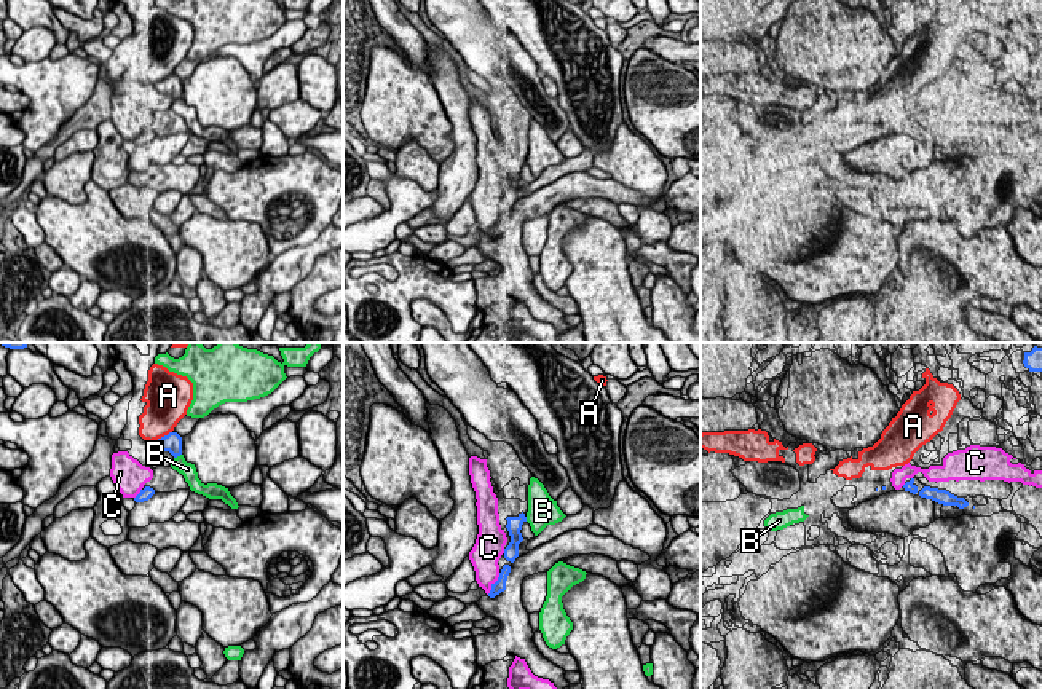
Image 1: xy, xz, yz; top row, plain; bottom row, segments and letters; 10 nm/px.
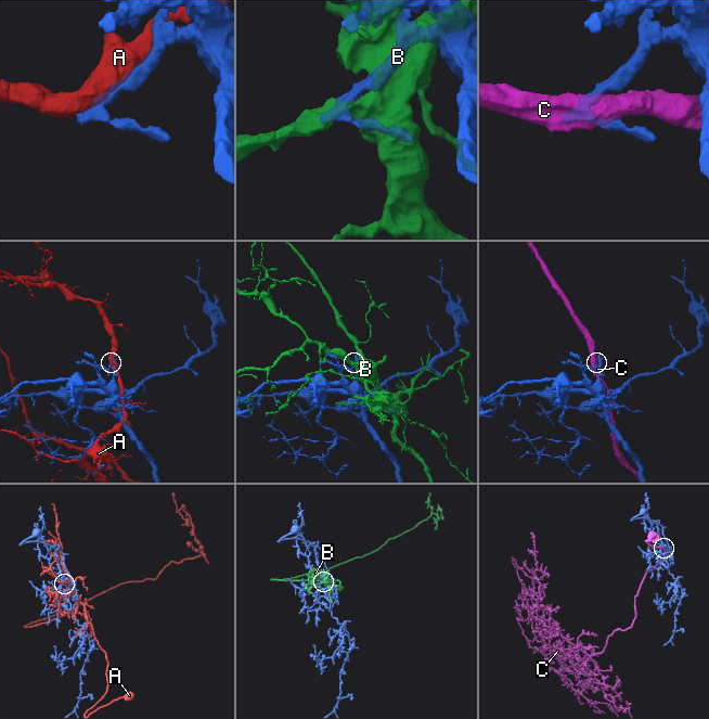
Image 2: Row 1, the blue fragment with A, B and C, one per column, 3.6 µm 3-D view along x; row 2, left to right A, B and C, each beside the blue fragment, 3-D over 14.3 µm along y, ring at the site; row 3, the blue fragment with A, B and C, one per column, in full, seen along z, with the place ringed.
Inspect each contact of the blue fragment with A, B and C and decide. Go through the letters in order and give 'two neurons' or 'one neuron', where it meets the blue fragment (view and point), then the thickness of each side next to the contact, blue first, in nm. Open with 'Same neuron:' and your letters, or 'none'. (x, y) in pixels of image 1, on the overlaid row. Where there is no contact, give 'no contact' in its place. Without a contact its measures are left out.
Same neuron: none
A: two neurons; meets blue in xy at (165, 436); 190 nm thick on the blue side, 380 nm on the other
B: two neurons; meets blue in xy at (177, 455); 190 nm thick on the blue side, 160 nm on the other
C: two neurons; meets blue in xz at (493, 584); 130 nm thick on the blue side, 260 nm on the other

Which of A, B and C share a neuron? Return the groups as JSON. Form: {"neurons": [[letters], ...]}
{"neurons": [["A"], ["B"], ["C"]]}

